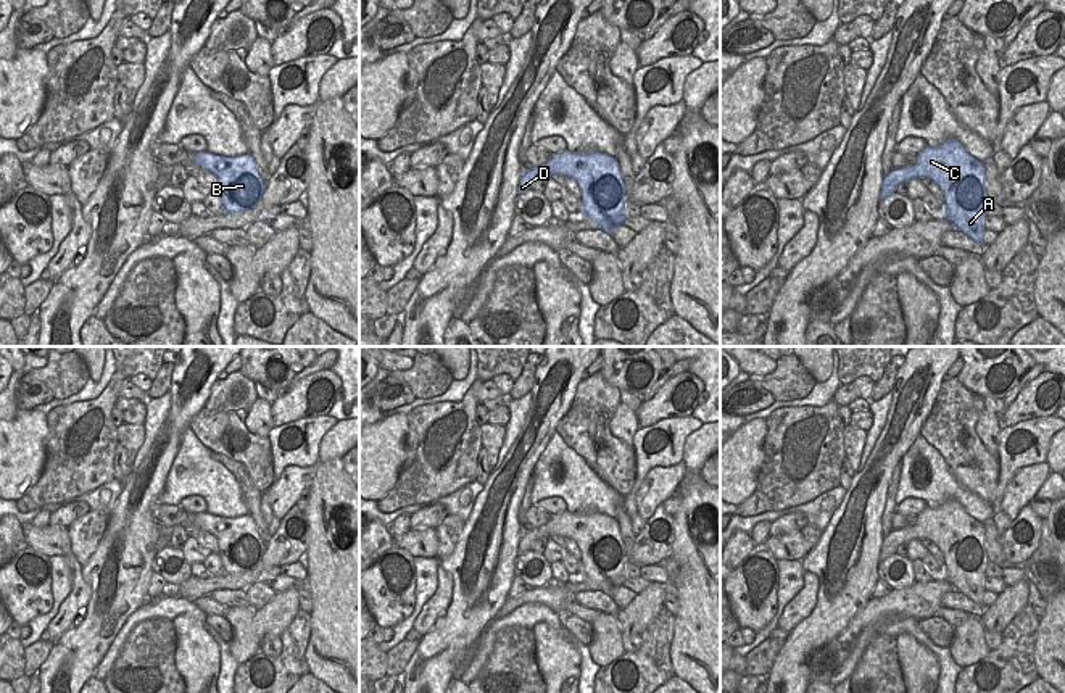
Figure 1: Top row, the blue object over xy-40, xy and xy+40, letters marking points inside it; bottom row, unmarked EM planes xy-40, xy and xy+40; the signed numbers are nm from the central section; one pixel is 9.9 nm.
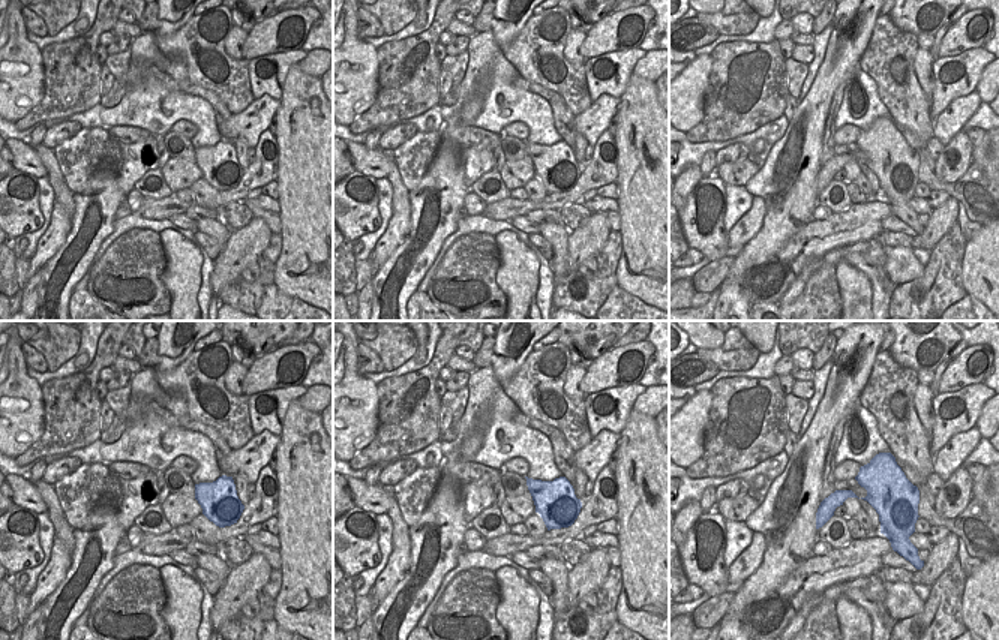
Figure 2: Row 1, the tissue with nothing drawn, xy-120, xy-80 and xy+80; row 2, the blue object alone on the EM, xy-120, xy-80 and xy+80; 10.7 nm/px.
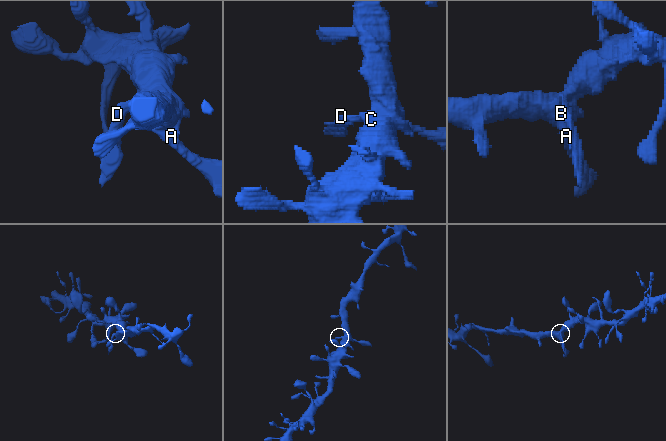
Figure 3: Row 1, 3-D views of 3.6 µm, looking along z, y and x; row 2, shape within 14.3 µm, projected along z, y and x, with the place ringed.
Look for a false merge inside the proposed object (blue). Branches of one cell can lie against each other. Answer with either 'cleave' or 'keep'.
keep

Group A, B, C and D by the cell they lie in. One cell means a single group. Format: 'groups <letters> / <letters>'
groups A B C D

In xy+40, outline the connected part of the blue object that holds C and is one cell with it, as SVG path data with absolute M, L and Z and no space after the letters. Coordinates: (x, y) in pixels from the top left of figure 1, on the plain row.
M947 500L938 508L926 506L912 527L893 529L885 535L878 562L894 554L899 545L925 538L944 554L941 577L983 606L988 564L983 524L973 519L957 500Z

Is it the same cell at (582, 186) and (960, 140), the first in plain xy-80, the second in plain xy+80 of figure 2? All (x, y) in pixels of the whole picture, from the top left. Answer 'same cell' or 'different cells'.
same cell

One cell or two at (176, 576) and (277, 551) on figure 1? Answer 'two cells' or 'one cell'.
two cells

